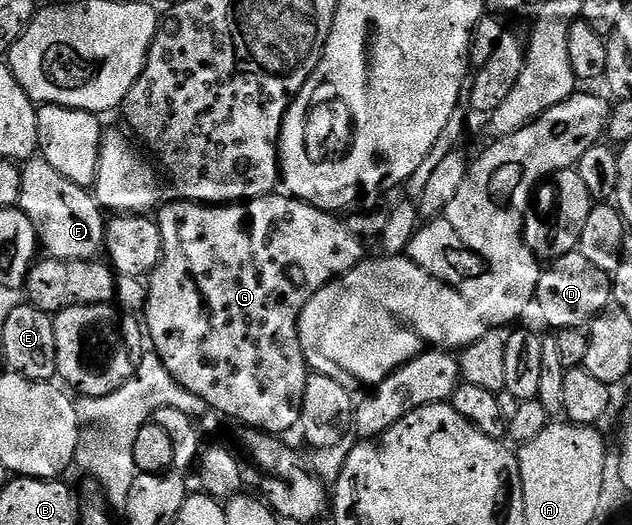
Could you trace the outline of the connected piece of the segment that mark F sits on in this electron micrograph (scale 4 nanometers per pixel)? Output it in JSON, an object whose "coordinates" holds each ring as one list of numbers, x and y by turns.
{"coordinates":[[34,157,21,167,21,201,19,209,35,225,40,250,48,258,67,261,93,261,102,254,105,245,106,216,96,198,86,188,75,185,75,181,67,181,52,165,40,157]]}

